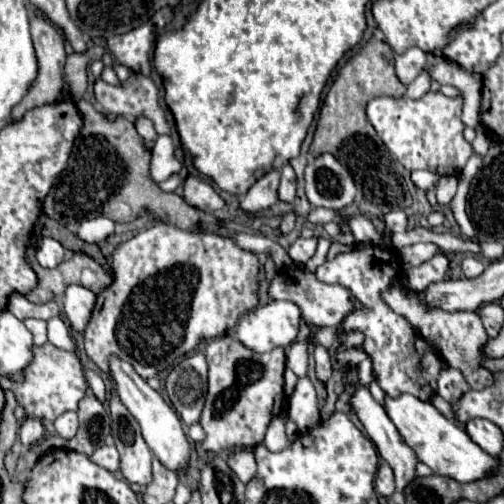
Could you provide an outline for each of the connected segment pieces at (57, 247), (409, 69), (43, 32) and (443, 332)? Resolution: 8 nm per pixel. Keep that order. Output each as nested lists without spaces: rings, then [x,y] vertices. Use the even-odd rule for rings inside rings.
[[[43,236],[37,244],[37,260],[43,268],[55,268],[65,260],[65,248],[57,240]]]
[[[409,48],[403,56],[397,56],[395,60],[397,78],[403,84],[411,84],[423,68],[425,68],[425,52],[419,48]]]
[[[33,14],[29,18],[31,24],[31,34],[33,34],[33,46],[35,46],[35,54],[37,54],[37,62],[39,62],[39,72],[37,78],[33,80],[29,92],[23,96],[23,100],[13,108],[13,120],[19,120],[27,110],[53,102],[57,100],[59,92],[61,92],[61,84],[63,84],[63,66],[65,66],[65,48],[63,48],[63,34],[59,32],[57,26],[53,26],[47,18],[39,18],[37,14]]]
[[[409,286],[387,288],[387,290],[389,292],[385,292],[385,290],[381,292],[383,302],[391,310],[395,310],[397,314],[404,316],[412,326],[415,326],[415,330],[439,350],[439,354],[443,356],[443,360],[449,366],[459,368],[465,374],[465,380],[469,382],[469,386],[473,390],[483,390],[483,388],[487,388],[487,386],[491,386],[495,382],[493,374],[481,368],[481,358],[483,358],[481,356],[481,348],[487,342],[487,332],[485,332],[485,328],[483,328],[481,318],[477,316],[477,312],[447,312],[438,308],[425,309],[420,306],[414,296],[411,296]]]

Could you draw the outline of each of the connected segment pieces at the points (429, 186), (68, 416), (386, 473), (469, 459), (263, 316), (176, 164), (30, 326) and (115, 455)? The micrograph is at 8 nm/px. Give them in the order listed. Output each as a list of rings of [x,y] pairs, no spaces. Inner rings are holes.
[[[429,170],[413,172],[413,174],[411,174],[411,178],[413,178],[415,186],[419,186],[419,188],[423,188],[423,190],[433,190],[433,188],[437,186],[437,182],[439,182],[439,174],[429,172]]]
[[[65,412],[65,414],[61,414],[53,424],[55,424],[57,434],[59,434],[61,438],[65,438],[65,440],[71,440],[71,438],[77,434],[77,426],[79,426],[75,412]]]
[[[381,462],[379,470],[377,470],[377,476],[375,476],[375,490],[381,494],[381,496],[391,496],[395,492],[395,482],[393,482],[393,470],[389,468],[389,464]]]
[[[405,392],[395,398],[385,396],[385,412],[395,424],[403,442],[415,452],[415,456],[423,464],[427,464],[433,470],[433,474],[449,476],[465,484],[469,480],[477,480],[477,476],[485,476],[485,472],[493,468],[493,460],[497,460],[495,456],[483,452],[475,442],[471,442],[467,432],[461,426],[457,426],[455,420],[445,418],[431,402],[425,402],[413,394]]]
[[[271,300],[239,320],[237,338],[255,352],[269,352],[277,346],[291,346],[301,322],[301,308],[295,302]]]
[[[159,136],[157,144],[151,152],[151,178],[155,182],[163,182],[169,176],[177,174],[181,170],[181,162],[175,156],[175,146],[169,136]]]
[[[25,320],[25,326],[33,334],[35,344],[47,342],[47,322],[45,320]]]
[[[99,446],[91,456],[89,456],[91,462],[107,468],[109,472],[115,472],[119,470],[119,452],[115,450],[115,446]]]

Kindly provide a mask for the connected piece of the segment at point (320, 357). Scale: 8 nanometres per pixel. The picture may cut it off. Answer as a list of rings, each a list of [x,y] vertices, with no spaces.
[[[317,344],[315,346],[315,370],[317,370],[317,378],[321,382],[327,382],[327,378],[331,376],[331,362],[329,362],[329,352],[325,346]]]

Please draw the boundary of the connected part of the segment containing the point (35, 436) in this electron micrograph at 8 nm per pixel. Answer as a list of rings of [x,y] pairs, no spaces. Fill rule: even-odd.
[[[27,418],[23,424],[21,424],[21,430],[19,430],[19,438],[21,438],[21,444],[25,448],[37,444],[45,434],[45,428],[43,428],[43,422],[37,420],[37,418]]]

